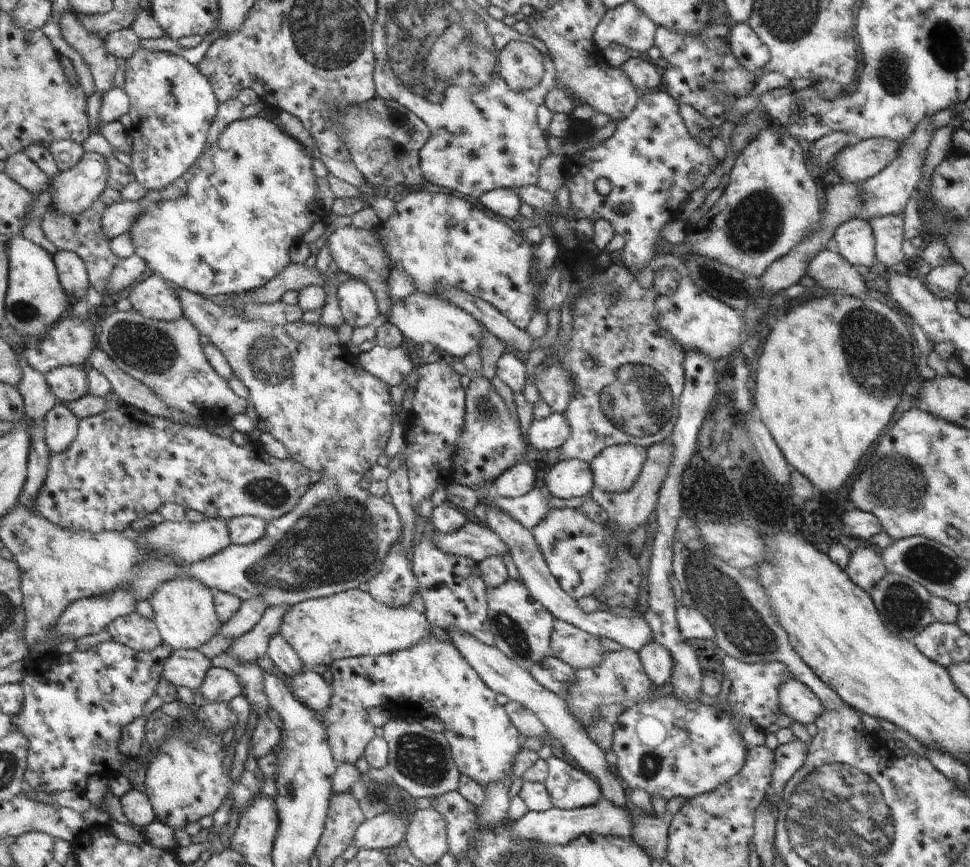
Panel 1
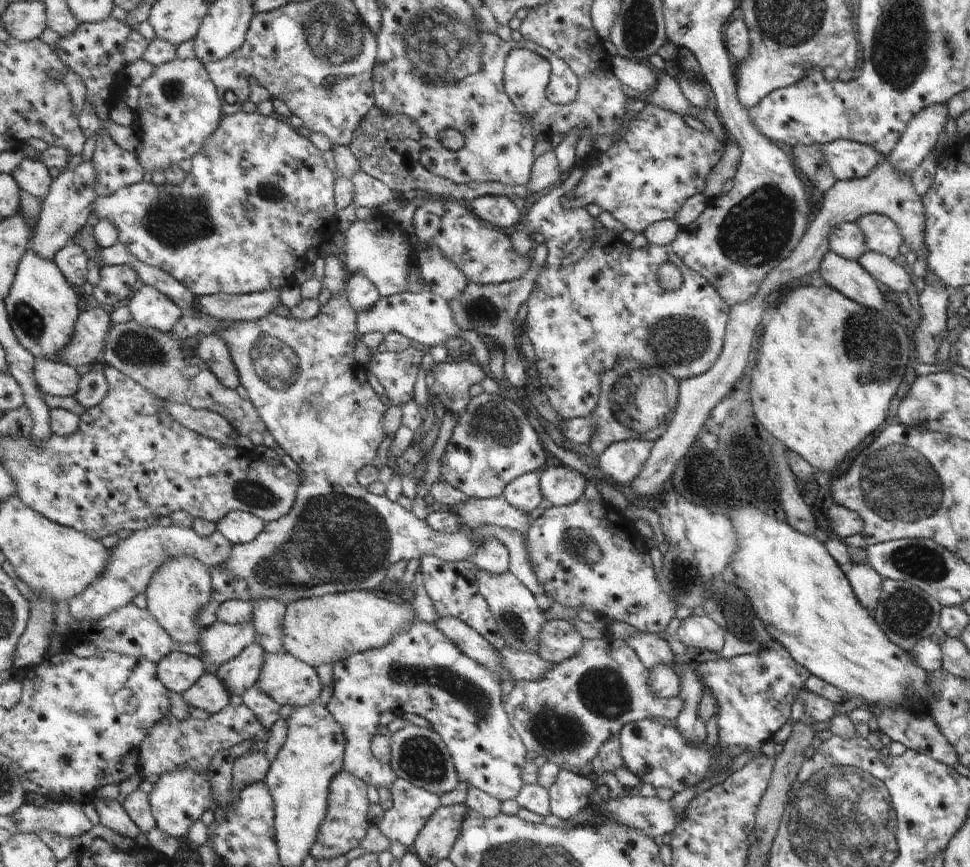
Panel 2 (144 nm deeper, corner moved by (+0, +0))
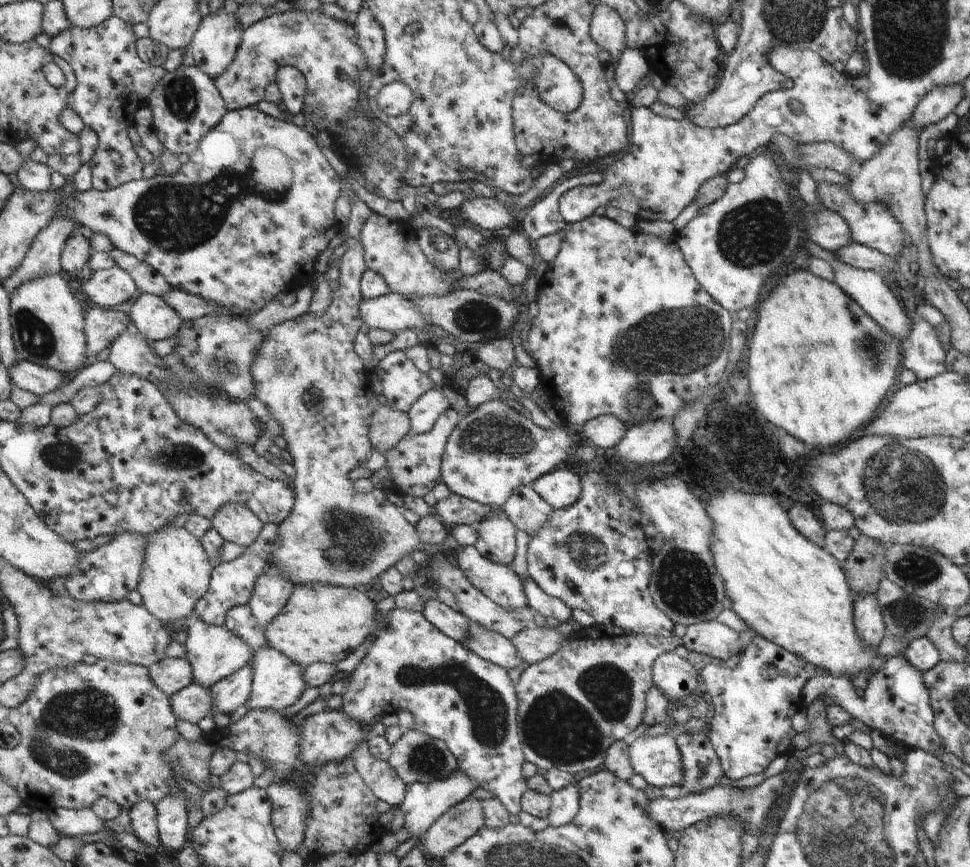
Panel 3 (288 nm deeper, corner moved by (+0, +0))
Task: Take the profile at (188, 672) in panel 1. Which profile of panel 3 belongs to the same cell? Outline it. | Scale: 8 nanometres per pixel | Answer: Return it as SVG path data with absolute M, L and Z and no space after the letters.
M167 658L149 670L155 684L171 698L195 682L195 666L187 658Z

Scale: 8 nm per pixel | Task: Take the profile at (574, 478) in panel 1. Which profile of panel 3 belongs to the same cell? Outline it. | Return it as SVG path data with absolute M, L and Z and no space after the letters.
M553 470L551 474L539 478L531 484L555 510L565 510L573 506L579 496L579 478L569 470Z

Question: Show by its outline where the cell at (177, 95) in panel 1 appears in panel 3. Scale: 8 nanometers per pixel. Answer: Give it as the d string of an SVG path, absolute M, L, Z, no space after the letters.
M181 64L173 72L163 72L159 86L147 100L147 106L153 112L153 128L159 136L159 144L163 144L163 150L173 154L187 154L189 158L201 148L203 138L211 134L211 130L215 130L229 114L227 102L215 84L215 78L201 70L197 64Z

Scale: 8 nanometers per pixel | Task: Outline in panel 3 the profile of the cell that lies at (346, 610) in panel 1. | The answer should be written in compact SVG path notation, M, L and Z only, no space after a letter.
M295 586L289 604L271 622L265 638L293 662L309 668L313 664L337 664L349 658L373 634L377 622L377 602L365 594L365 588Z

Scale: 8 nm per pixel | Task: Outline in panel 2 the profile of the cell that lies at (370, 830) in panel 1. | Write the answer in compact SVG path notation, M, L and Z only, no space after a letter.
M397 778L389 790L393 808L385 812L377 828L389 842L401 842L405 848L413 848L429 818L443 806L443 798L403 778Z

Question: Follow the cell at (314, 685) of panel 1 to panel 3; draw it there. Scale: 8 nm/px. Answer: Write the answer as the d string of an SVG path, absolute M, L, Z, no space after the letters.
M267 646L267 648L259 648L255 652L255 678L253 678L253 696L247 704L247 710L285 710L289 706L293 706L303 692L309 688L307 684L307 668L293 662L287 654L283 654L281 650Z

